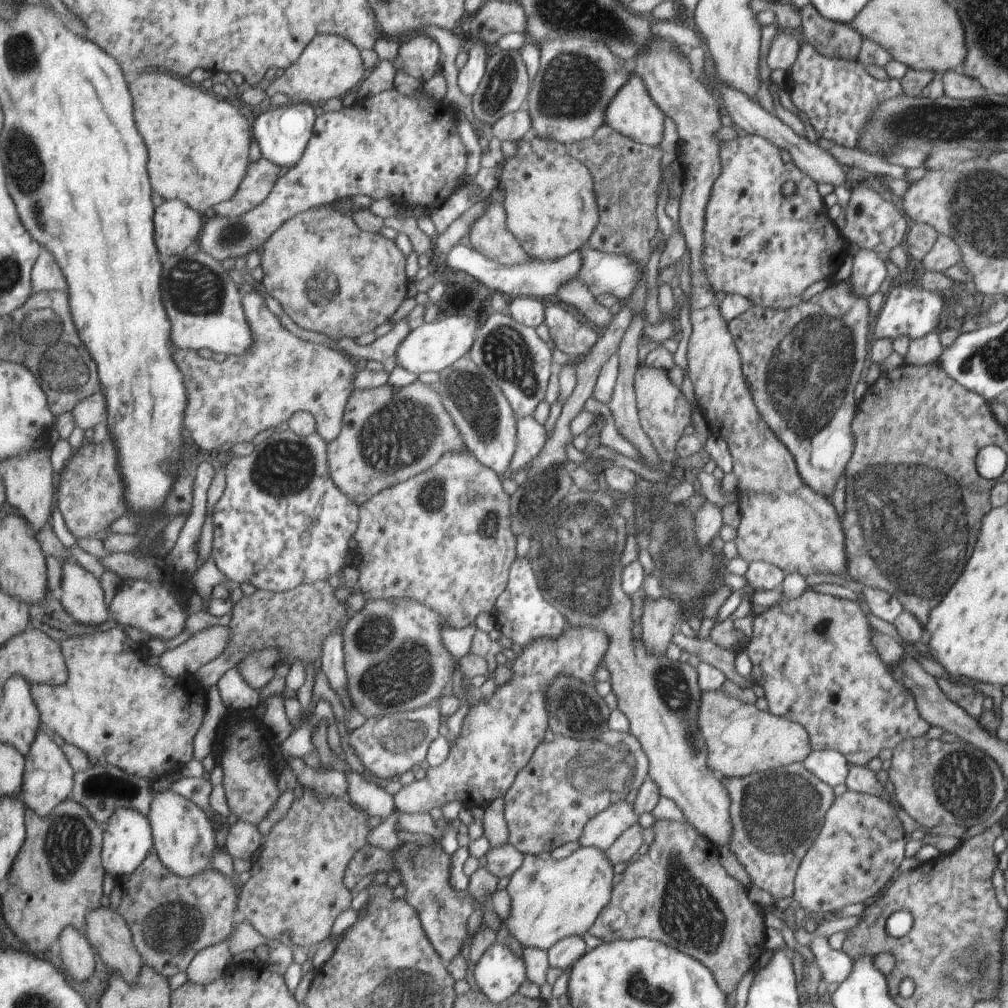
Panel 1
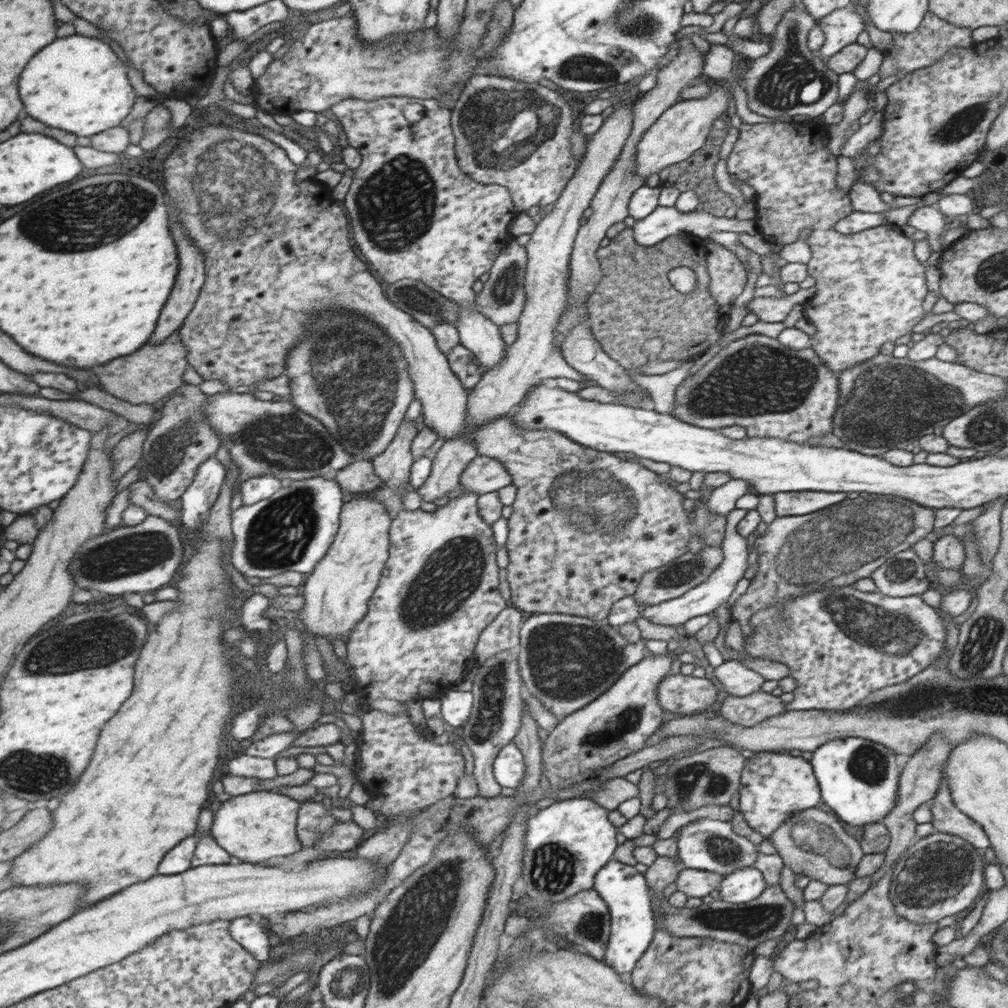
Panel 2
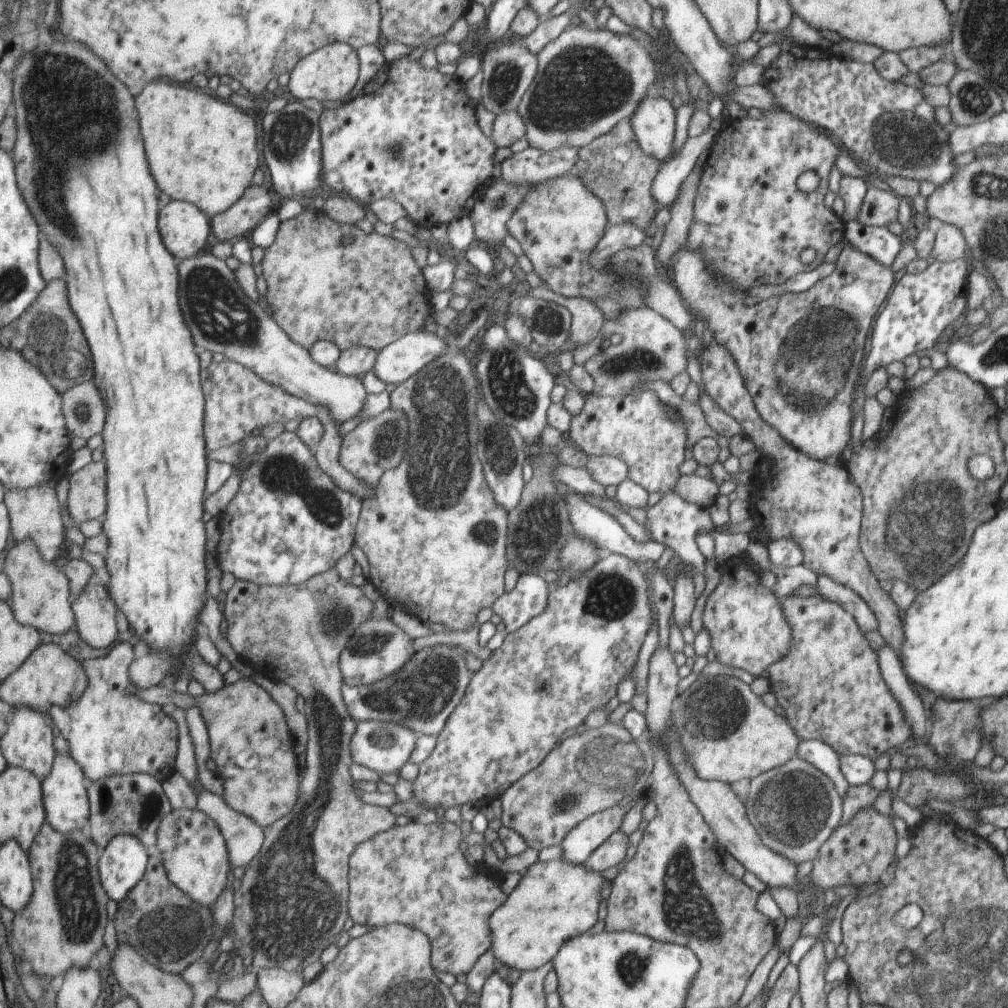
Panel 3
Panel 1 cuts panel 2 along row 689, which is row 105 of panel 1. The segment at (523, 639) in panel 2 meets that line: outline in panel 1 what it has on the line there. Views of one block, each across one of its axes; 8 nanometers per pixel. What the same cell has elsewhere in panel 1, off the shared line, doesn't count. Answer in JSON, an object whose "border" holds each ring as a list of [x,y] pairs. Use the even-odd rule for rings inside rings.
{"border":[[[577,36],[554,38],[543,41],[539,46],[539,64],[524,107],[531,118],[531,126],[539,138],[551,138],[565,146],[589,138],[599,126],[603,125],[603,112],[631,73],[631,66],[619,60],[609,48],[592,38]]]}

